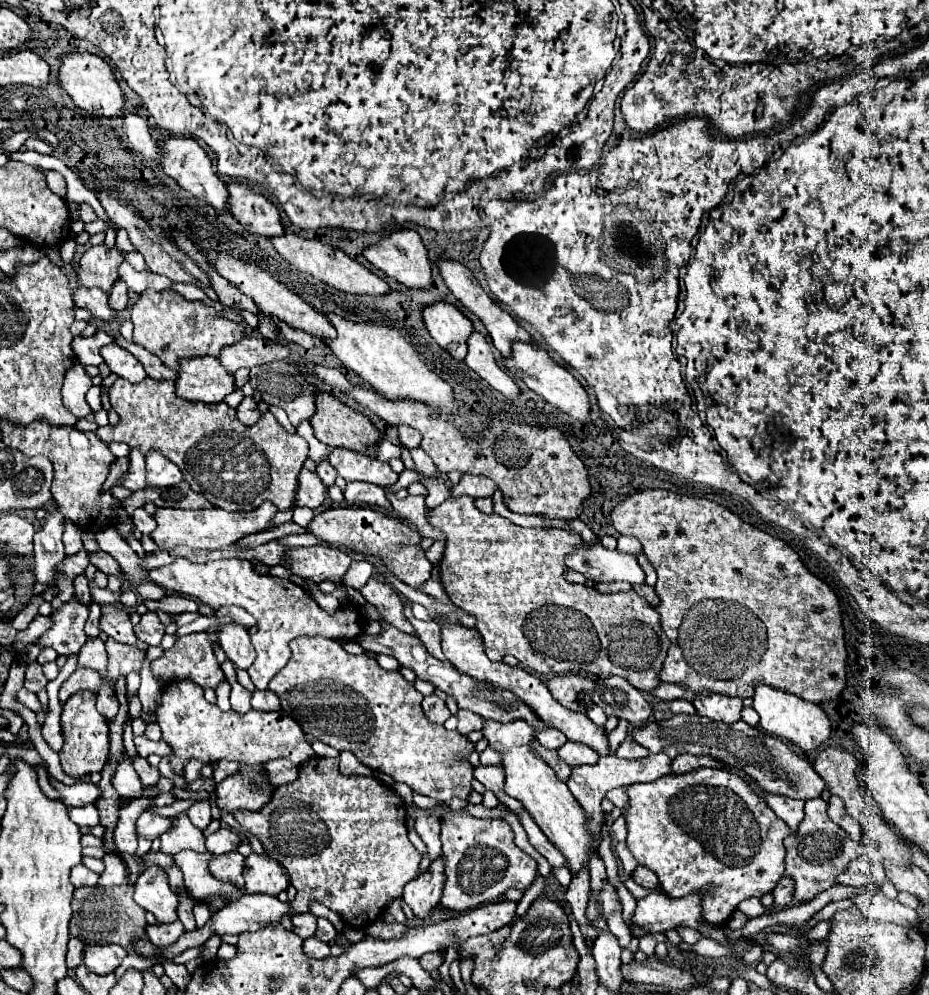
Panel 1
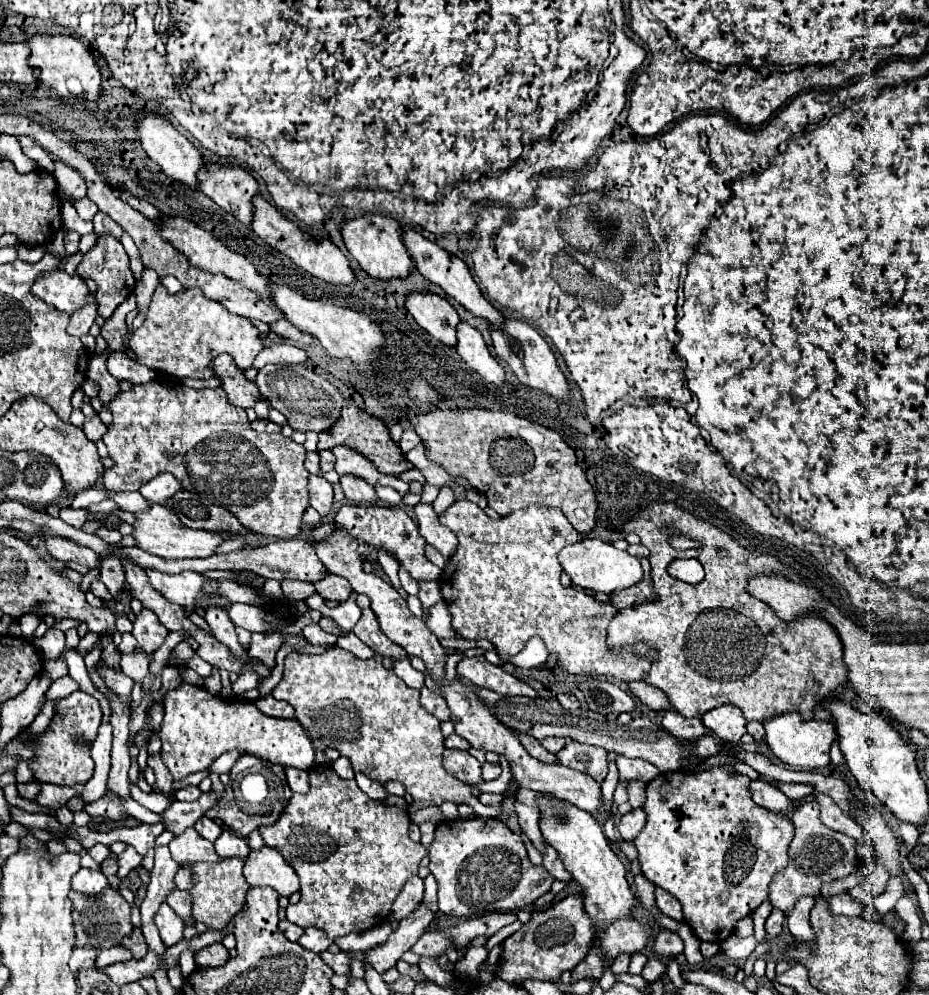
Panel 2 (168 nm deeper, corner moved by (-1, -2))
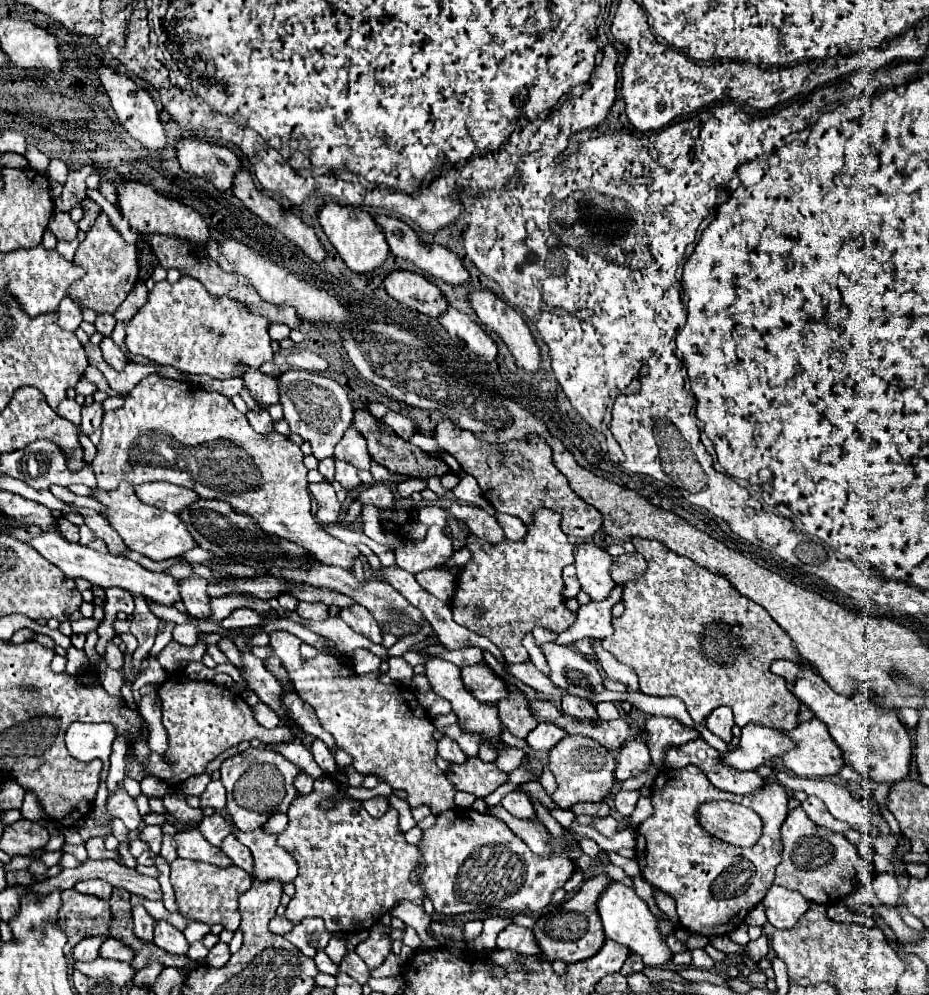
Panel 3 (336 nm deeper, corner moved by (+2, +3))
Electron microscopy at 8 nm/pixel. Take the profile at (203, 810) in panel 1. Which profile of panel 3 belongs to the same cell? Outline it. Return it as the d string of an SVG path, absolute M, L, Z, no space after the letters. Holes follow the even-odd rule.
M215 812L213 816L203 818L203 822L199 824L199 830L213 846L221 848L225 836L229 836L233 832L233 826L229 826L229 820L223 814Z

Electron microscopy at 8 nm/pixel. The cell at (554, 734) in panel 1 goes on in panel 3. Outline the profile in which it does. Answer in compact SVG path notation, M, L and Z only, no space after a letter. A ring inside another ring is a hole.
M539 722L539 726L525 740L527 740L527 744L533 750L545 750L545 752L549 752L563 736L565 736L565 730L561 730L553 722Z

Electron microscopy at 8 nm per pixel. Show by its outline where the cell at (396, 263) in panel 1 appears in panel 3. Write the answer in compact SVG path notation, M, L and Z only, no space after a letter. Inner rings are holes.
M327 202L321 206L319 210L319 224L325 232L325 236L329 238L329 242L335 246L335 250L339 252L339 256L343 258L343 262L359 274L367 274L371 270L375 270L377 266L381 266L387 256L391 254L389 244L385 242L385 236L381 234L381 228L373 222L373 218L353 206L341 206L335 202Z

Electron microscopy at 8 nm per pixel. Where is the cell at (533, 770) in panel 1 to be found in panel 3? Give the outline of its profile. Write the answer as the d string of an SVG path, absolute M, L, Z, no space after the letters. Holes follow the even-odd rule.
M611 882L597 904L599 904L597 908L599 908L599 916L603 920L605 934L609 940L615 940L615 942L627 946L633 954L641 956L645 966L665 966L671 962L673 954L667 948L665 940L661 938L657 918L649 912L647 904L639 896L635 896L633 888L621 884L621 882Z

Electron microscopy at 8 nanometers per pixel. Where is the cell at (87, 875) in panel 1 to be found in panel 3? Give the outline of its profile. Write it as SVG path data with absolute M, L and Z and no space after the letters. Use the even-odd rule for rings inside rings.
M89 880L89 882L77 882L75 890L81 892L81 894L97 896L97 898L101 898L101 900L109 900L113 888L111 888L107 882L101 882L101 880Z

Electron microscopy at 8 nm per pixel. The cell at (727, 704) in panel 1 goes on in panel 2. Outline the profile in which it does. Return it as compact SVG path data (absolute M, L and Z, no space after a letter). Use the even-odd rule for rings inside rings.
M720 705L702 715L702 723L716 733L720 739L738 743L740 737L746 733L746 719L740 707L734 705Z

